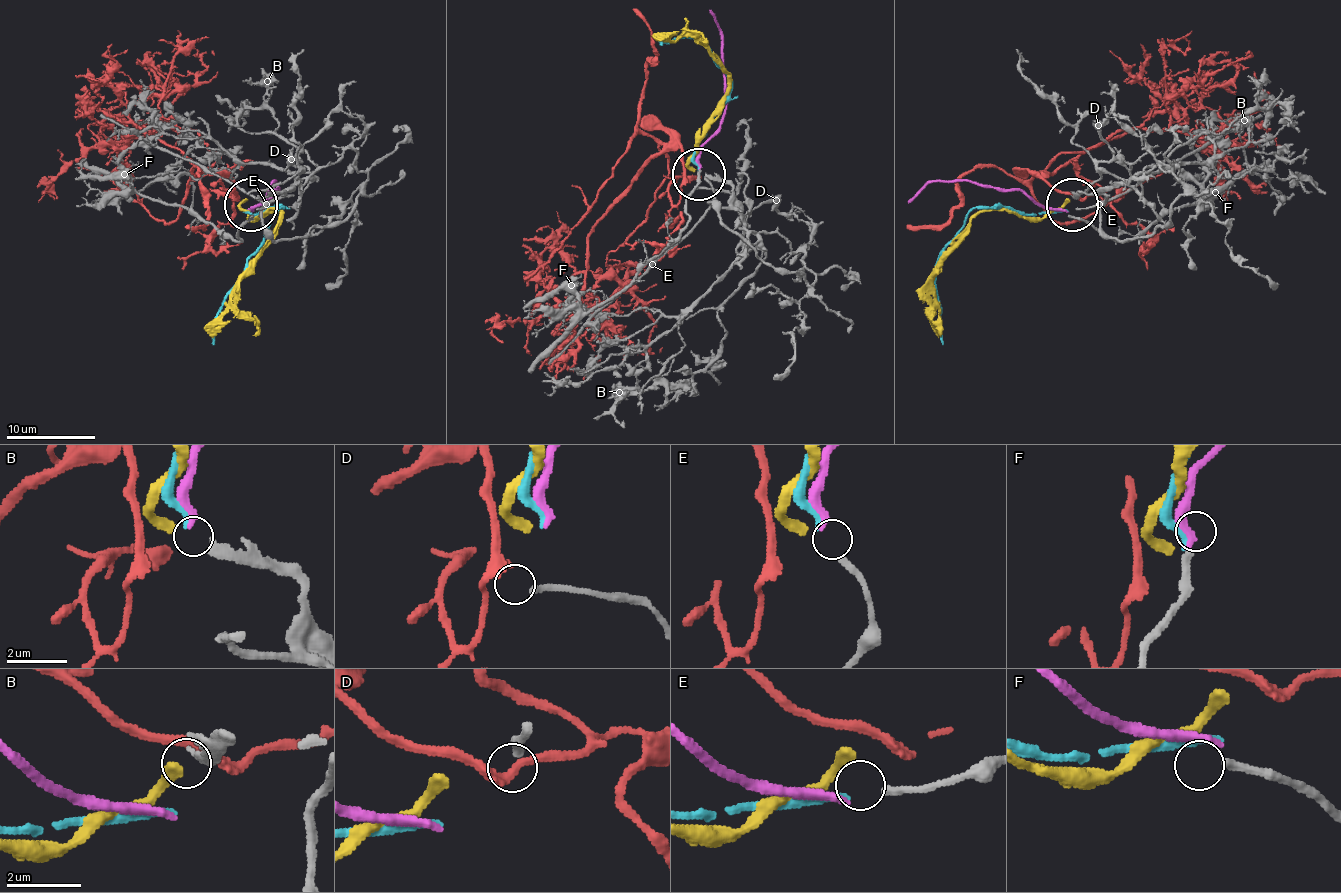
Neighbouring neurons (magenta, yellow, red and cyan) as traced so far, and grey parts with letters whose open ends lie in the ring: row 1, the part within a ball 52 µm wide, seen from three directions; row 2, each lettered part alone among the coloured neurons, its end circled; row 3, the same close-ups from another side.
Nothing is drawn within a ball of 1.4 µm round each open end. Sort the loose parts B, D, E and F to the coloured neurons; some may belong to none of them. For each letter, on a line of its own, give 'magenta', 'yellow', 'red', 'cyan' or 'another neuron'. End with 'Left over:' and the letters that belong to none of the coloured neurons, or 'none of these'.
B: yellow
D: red
E: cyan
F: another neuron
Left over: F

